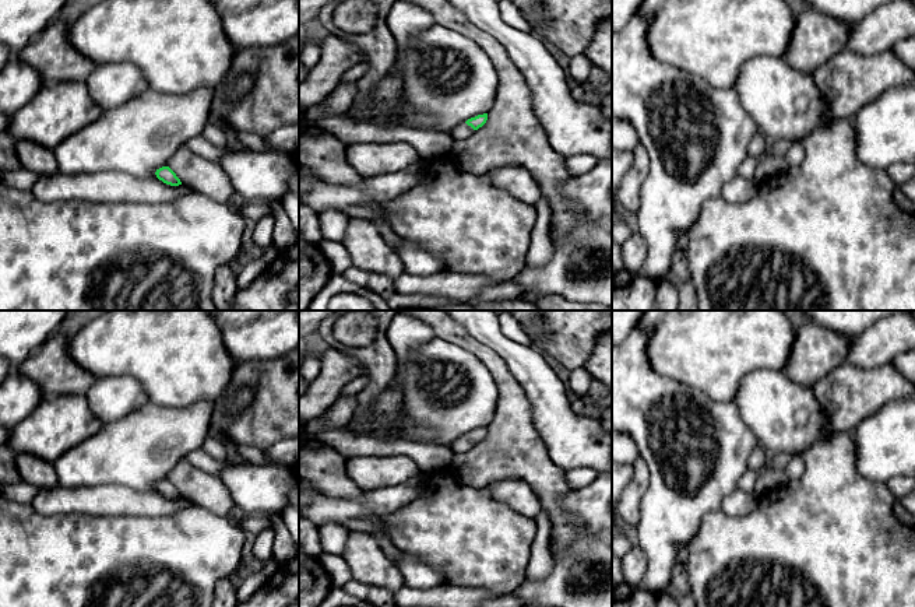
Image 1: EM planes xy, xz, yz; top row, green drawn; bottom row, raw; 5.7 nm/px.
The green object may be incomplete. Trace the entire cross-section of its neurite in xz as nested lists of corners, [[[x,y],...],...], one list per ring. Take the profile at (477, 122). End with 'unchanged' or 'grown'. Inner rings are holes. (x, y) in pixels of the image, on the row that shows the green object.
[[[488,113],[478,115],[475,117],[468,119],[465,123],[458,124],[454,127],[450,134],[453,140],[464,140],[469,137],[475,130],[482,127],[488,120]]]; grown

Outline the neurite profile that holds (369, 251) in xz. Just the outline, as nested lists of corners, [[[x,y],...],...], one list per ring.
[[[351,218],[341,243],[349,252],[353,266],[360,270],[377,271],[393,280],[405,273],[395,249],[381,238],[369,220]]]

